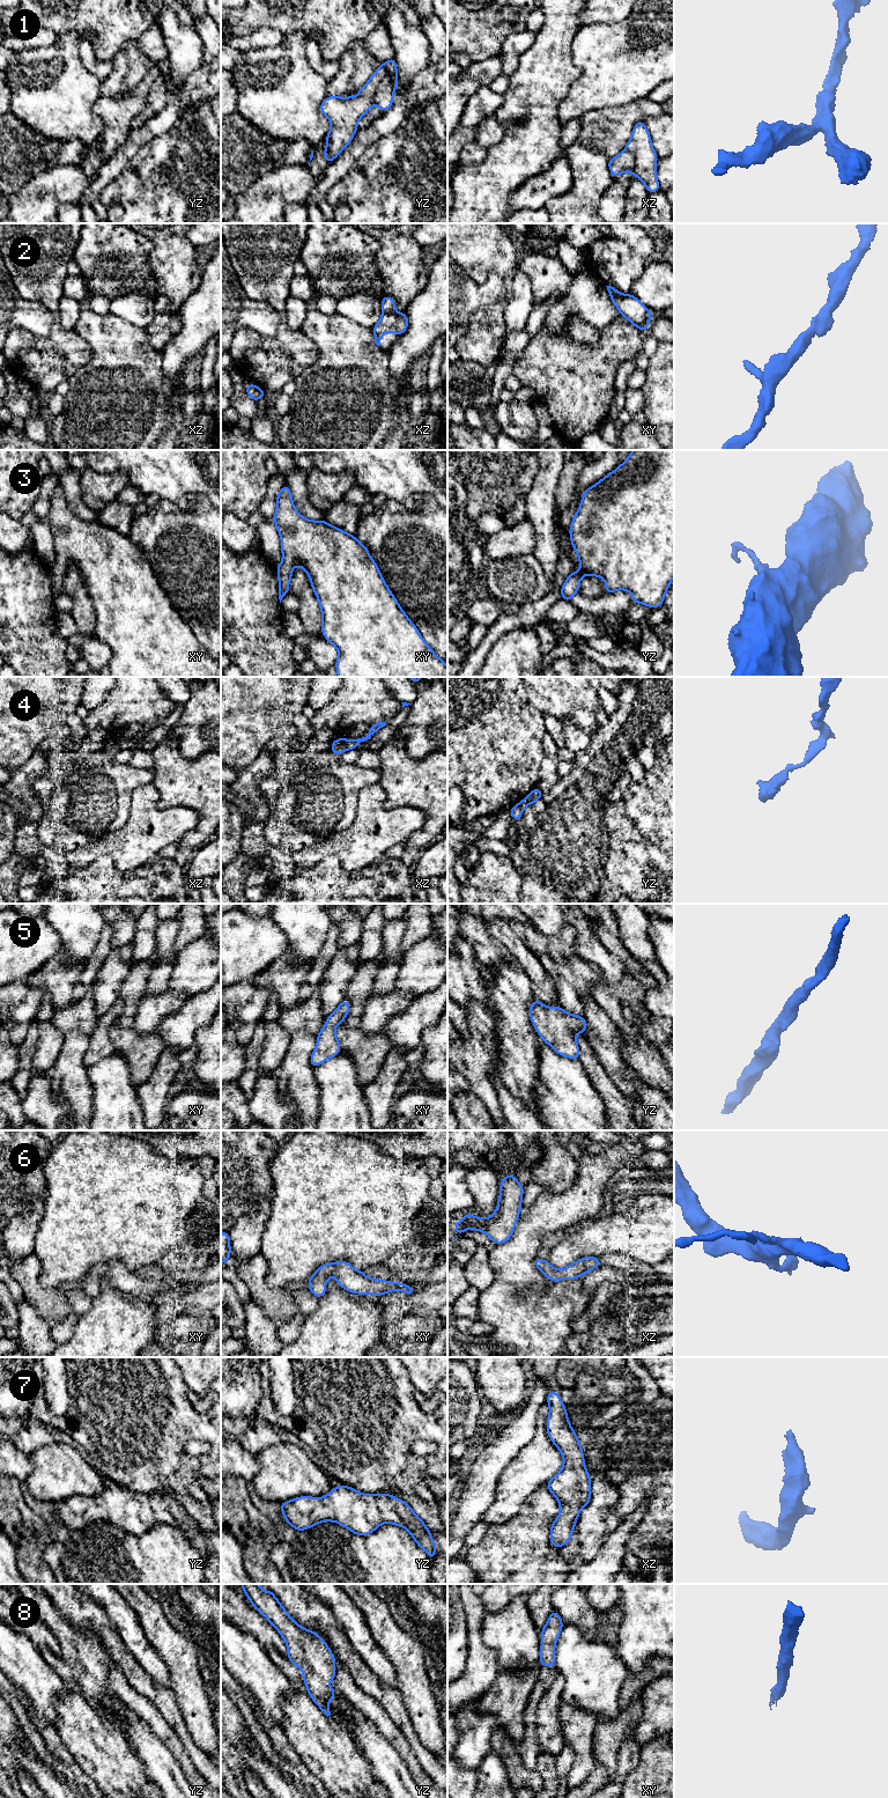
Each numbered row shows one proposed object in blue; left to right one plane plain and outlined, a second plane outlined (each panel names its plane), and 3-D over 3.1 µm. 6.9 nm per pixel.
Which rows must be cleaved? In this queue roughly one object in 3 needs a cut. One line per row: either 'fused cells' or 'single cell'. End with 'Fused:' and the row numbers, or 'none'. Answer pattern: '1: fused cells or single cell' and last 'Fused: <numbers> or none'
1: fused cells
2: single cell
3: single cell
4: single cell
5: single cell
6: single cell
7: single cell
8: single cell
Fused: 1

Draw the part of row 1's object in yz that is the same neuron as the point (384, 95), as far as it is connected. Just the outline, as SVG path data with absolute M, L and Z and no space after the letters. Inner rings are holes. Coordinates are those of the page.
M394 58L385 61L384 65L387 68L388 76L377 88L375 104L385 112L393 104L393 96L398 81L398 69Z

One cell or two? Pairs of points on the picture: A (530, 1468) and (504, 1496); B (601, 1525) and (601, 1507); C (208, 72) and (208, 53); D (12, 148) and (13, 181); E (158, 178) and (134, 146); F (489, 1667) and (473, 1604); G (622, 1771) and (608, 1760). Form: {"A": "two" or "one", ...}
{"A": "one", "B": "one", "C": "two", "D": "one", "E": "two", "F": "one", "G": "two"}

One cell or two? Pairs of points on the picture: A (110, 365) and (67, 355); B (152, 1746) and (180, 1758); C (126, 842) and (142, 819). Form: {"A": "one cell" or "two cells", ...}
{"A": "two cells", "B": "two cells", "C": "one cell"}

